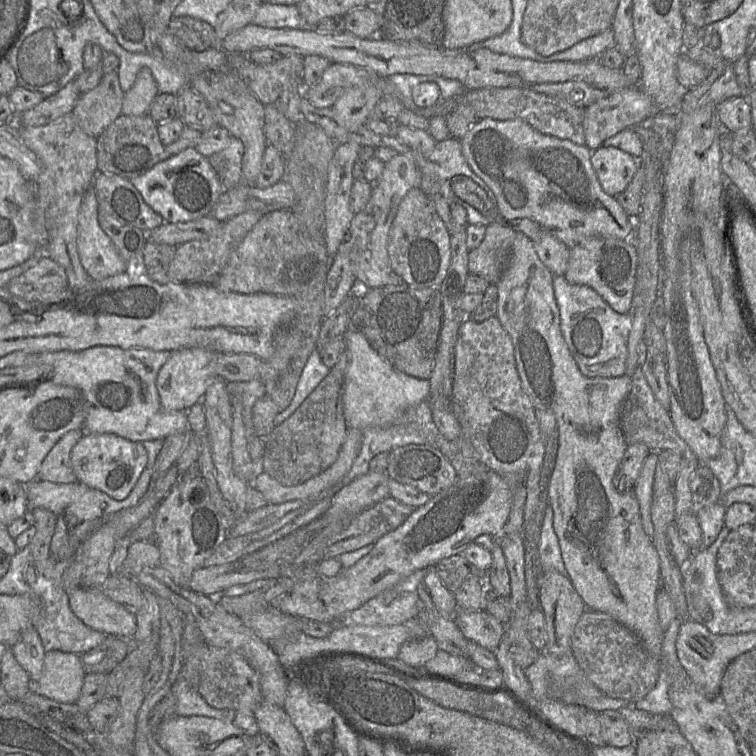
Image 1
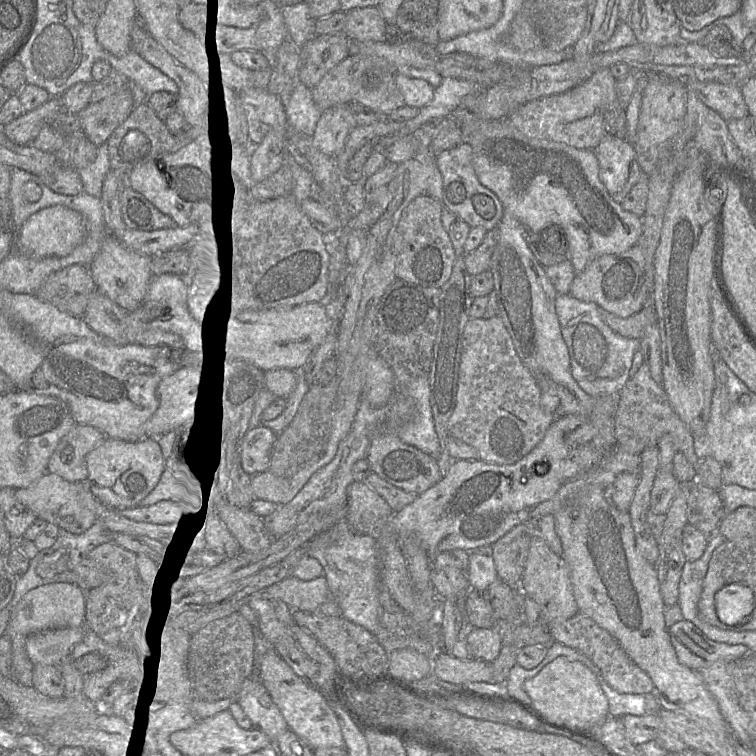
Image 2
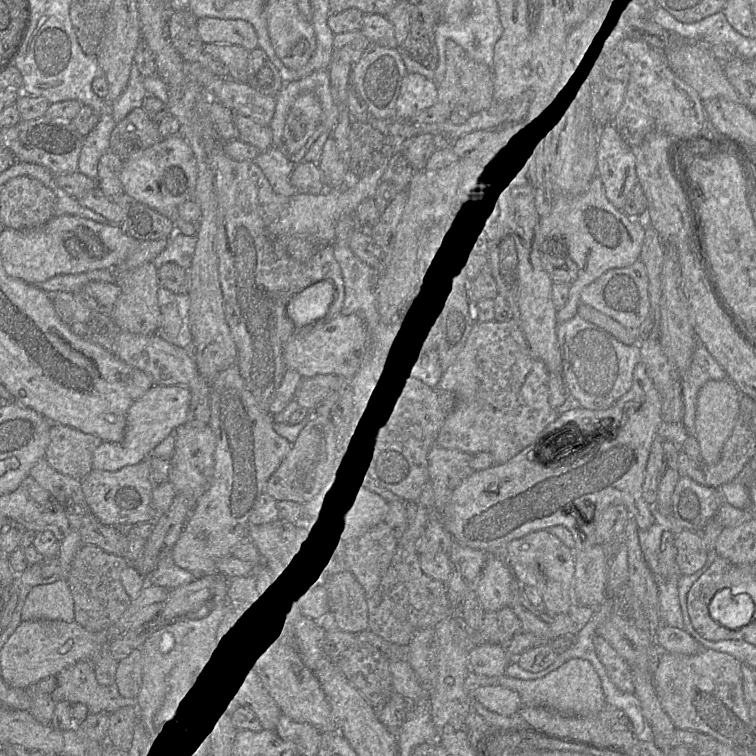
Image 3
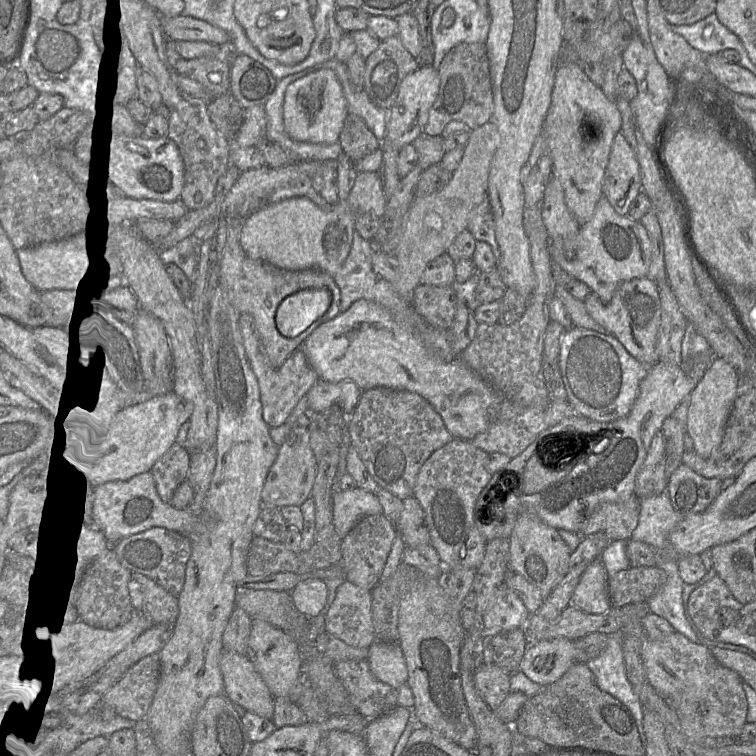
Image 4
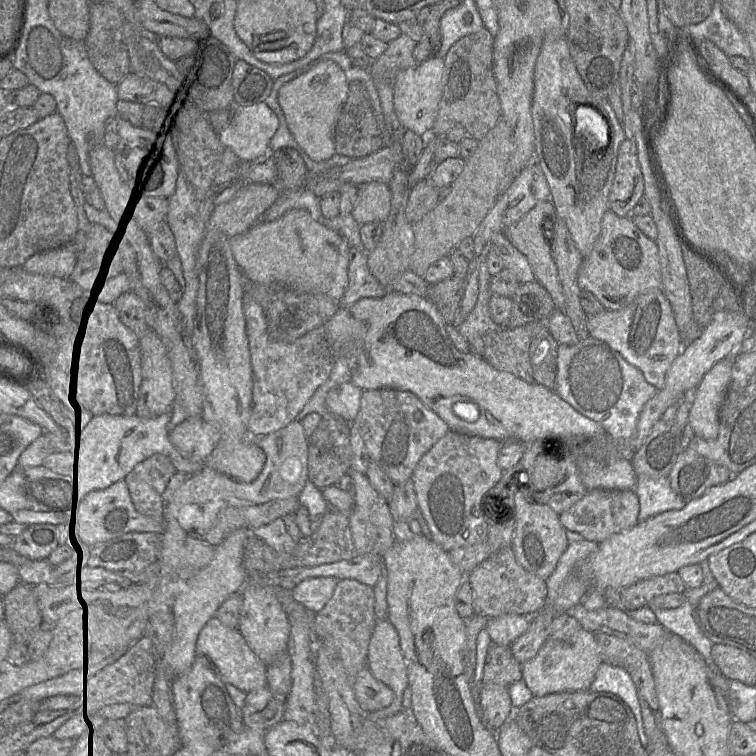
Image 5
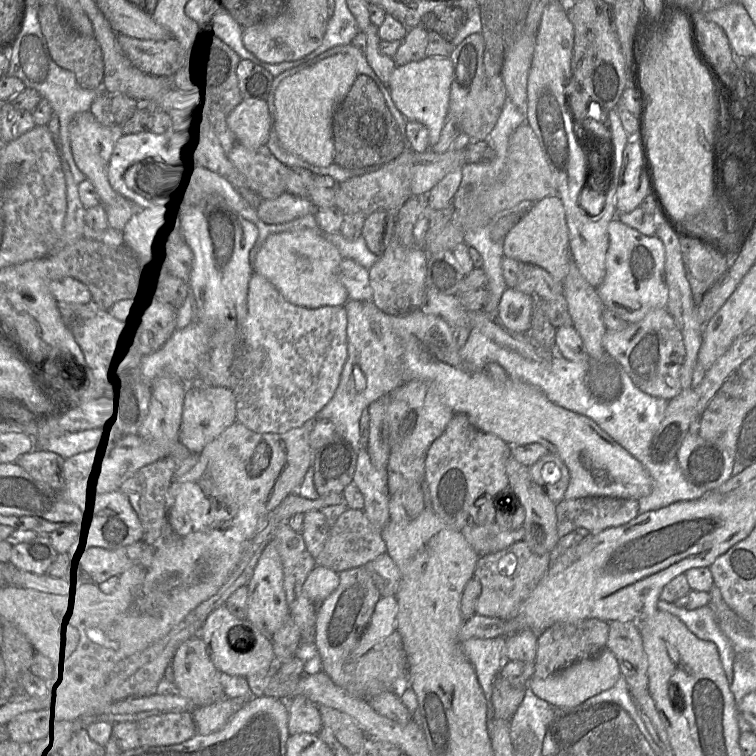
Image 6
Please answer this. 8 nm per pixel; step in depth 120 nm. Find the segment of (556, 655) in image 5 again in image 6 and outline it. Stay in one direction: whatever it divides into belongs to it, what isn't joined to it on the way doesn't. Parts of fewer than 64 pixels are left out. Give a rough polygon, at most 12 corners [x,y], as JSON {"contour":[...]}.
{"contour":[[604,648],[527,685],[553,707],[610,689],[621,672]]}

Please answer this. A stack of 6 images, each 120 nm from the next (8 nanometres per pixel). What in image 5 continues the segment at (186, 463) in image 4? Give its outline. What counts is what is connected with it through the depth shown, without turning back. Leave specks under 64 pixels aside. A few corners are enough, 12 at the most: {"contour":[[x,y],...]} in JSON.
{"contour":[[154,454],[125,478],[135,508],[160,520],[170,458]]}

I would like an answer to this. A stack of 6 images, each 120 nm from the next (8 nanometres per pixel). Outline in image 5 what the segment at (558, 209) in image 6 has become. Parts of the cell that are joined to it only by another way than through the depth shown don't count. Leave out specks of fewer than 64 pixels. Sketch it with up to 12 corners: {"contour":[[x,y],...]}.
{"contour":[[538,203],[504,230],[536,278],[565,313],[566,299],[543,222],[555,214]]}

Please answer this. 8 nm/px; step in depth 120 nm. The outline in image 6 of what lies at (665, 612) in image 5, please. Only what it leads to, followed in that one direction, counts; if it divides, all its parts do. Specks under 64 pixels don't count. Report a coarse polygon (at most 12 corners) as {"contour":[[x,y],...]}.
{"contour":[[658,600],[699,639],[714,643],[731,684],[736,650],[708,605],[694,610]]}

